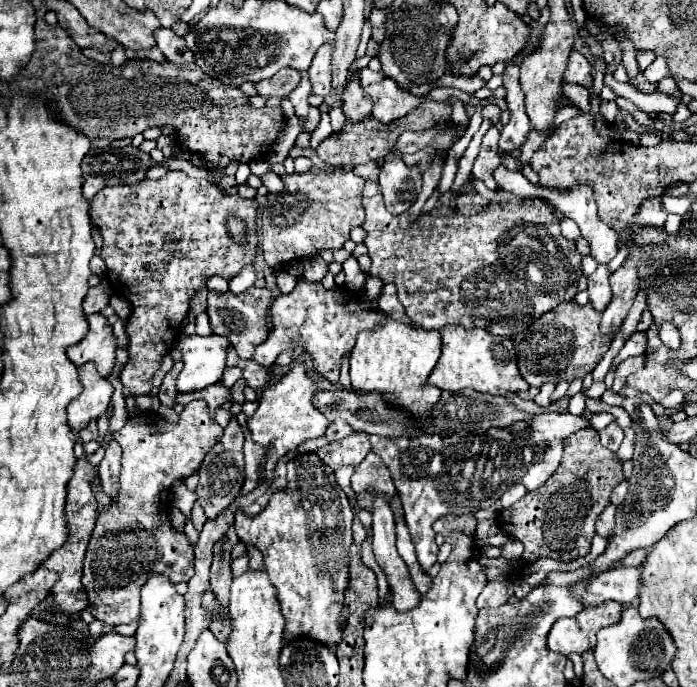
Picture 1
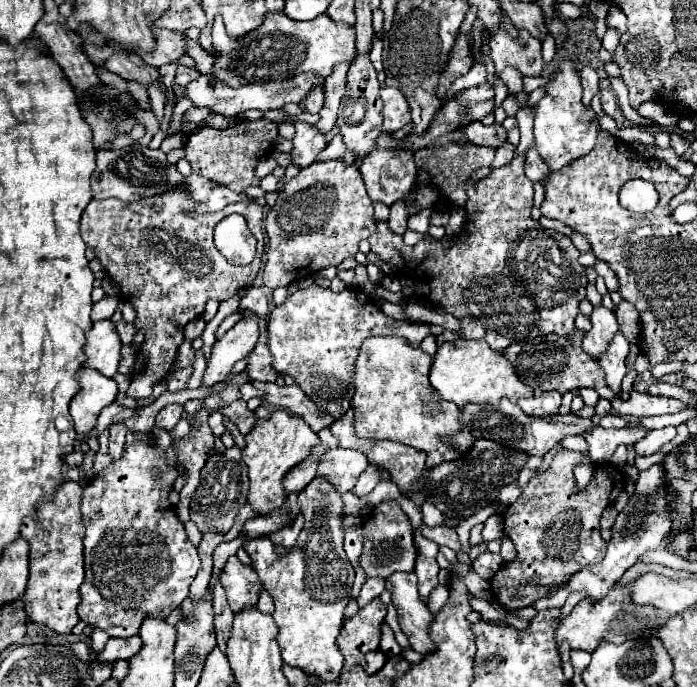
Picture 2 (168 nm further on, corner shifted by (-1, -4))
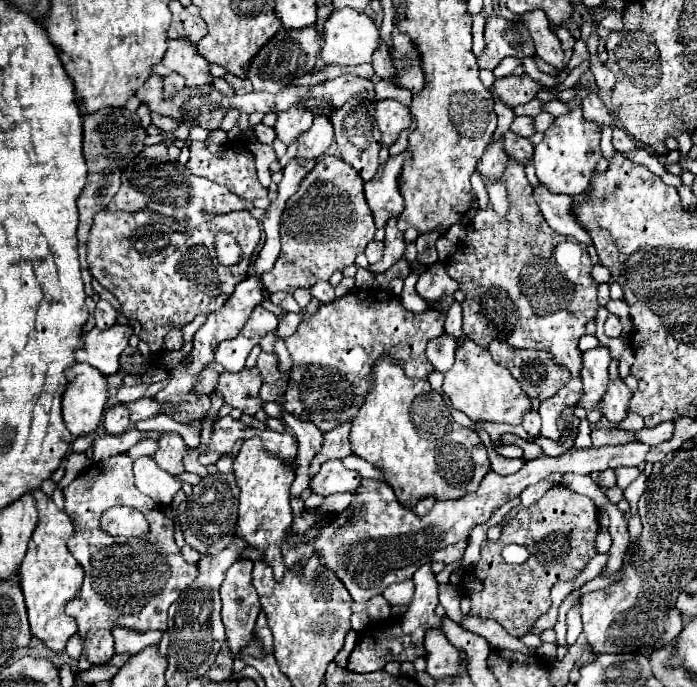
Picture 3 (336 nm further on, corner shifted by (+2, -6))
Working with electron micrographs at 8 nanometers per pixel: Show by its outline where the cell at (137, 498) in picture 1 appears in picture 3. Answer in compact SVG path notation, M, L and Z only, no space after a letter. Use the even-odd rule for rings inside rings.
M127 454L93 462L63 490L65 512L75 528L75 536L67 542L67 548L85 570L81 592L67 602L65 612L77 622L77 634L83 642L81 654L89 664L105 664L113 658L111 626L127 626L139 632L165 630L167 608L197 576L197 566L183 560L181 550L173 540L173 520L165 516L157 502L137 490L131 464ZM117 504L131 506L145 514L151 526L145 540L119 544L119 538L113 538L99 528L101 514Z

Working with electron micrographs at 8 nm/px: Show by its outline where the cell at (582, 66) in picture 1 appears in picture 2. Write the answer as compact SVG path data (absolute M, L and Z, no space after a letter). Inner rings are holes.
M584 66L580 70L580 80L582 80L582 88L584 88L584 96L582 96L582 102L588 106L592 96L598 92L598 74L594 68L590 66Z

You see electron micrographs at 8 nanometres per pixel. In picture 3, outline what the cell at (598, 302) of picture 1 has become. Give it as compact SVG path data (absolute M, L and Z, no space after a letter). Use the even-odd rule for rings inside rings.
M593 348L583 354L583 396L579 406L583 410L595 410L597 402L603 400L603 392L607 392L607 368L611 364L611 356L607 348Z

